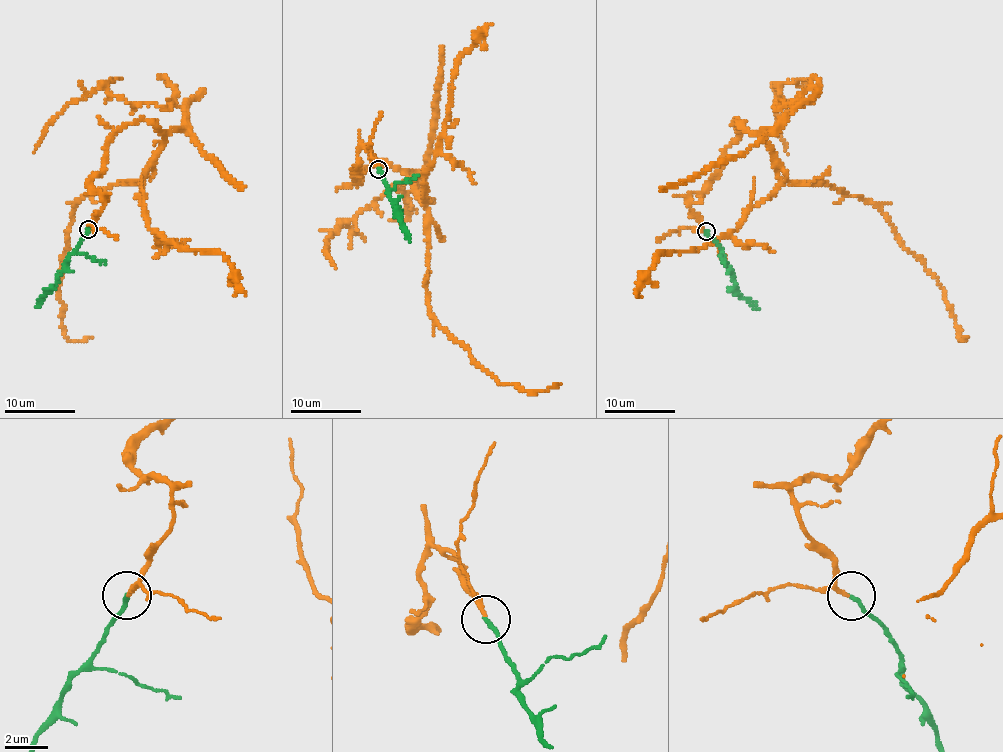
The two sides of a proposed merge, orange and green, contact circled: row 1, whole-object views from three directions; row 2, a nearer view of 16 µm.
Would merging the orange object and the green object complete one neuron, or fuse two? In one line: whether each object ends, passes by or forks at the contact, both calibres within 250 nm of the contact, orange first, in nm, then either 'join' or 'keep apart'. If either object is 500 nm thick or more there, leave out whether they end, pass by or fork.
orange passes by | green ends | 150/190 nm | join

